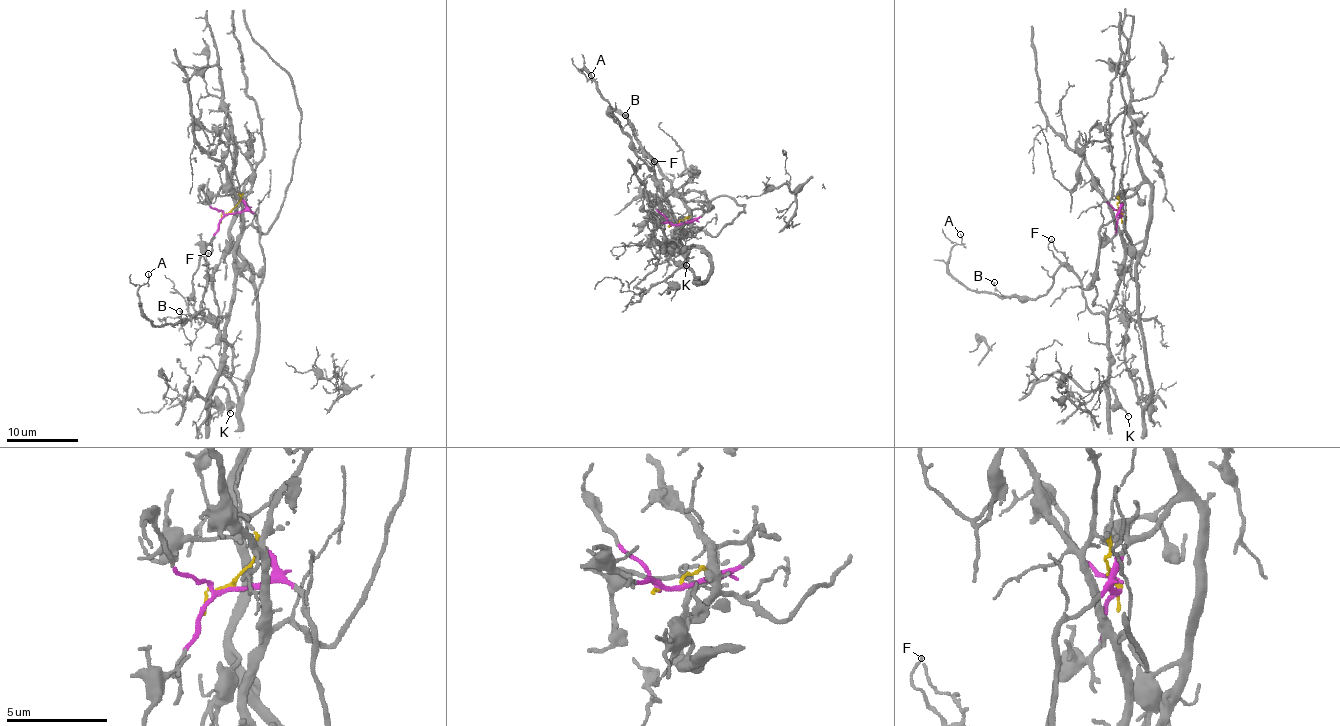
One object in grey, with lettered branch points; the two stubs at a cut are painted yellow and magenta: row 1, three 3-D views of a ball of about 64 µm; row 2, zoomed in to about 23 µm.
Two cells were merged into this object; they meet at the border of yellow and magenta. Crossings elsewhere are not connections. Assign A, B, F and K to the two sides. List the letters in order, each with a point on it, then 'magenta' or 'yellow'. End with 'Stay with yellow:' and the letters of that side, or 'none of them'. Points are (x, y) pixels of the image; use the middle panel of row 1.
A: at (591, 75); yellow
B: at (625, 115); yellow
F: at (654, 161); yellow
K: at (686, 265); yellow
Stay with yellow: A, B, F, K

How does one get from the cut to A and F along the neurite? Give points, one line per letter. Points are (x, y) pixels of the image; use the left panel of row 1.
A: (227, 212), (240, 197), (225, 316), (208, 277), (202, 306), (156, 327), (137, 291), (148, 273)
F: (227, 212), (240, 197), (235, 293), (225, 316), (218, 314), (213, 280), (207, 272), (209, 253)

